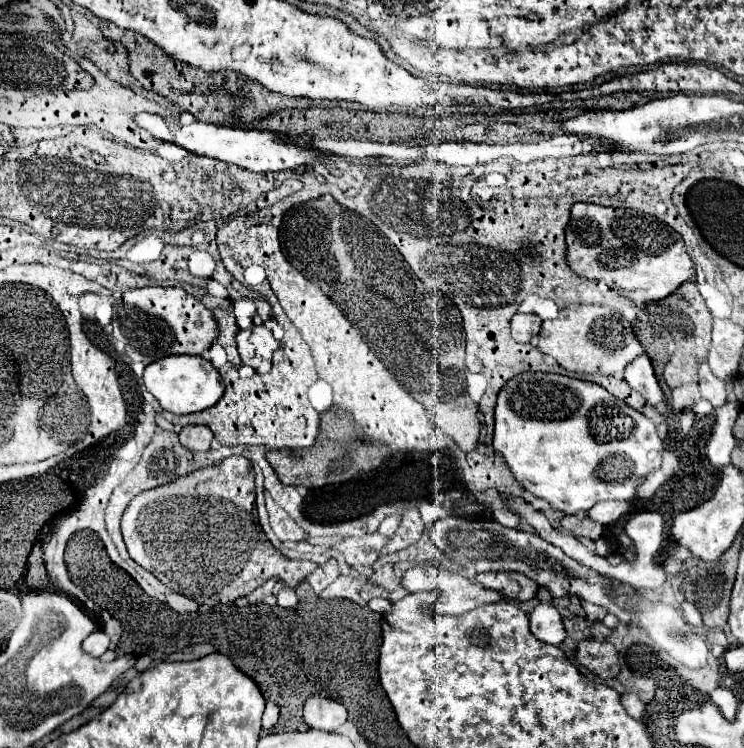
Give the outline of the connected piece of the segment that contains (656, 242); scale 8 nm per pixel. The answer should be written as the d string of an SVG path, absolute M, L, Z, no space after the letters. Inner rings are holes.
M575 203L565 233L569 267L581 277L605 281L637 305L671 295L695 275L695 265L685 251L683 237L667 223L635 209Z

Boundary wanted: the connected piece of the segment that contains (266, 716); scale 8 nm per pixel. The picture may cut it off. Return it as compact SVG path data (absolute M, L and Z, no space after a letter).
M267 703L267 709L263 713L263 729L269 731L279 719L279 707L275 707L275 703Z

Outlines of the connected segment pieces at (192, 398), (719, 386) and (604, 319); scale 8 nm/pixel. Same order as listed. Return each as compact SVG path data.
M169 355L159 361L153 361L145 367L143 379L147 391L159 401L159 405L175 415L187 415L209 409L223 397L225 391L225 383L219 371L207 359L191 355Z
M701 363L699 369L699 389L701 389L701 397L707 399L713 407L723 407L727 403L725 383L711 375L707 363Z
M599 305L565 307L553 321L543 321L537 347L551 355L563 369L577 373L623 373L627 363L641 355L645 349L637 341L631 323L619 317L615 311L607 311Z

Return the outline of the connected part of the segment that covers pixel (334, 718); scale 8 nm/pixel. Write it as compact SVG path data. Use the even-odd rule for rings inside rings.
M311 695L305 701L305 713L303 719L309 727L323 729L323 731L337 731L347 721L347 709L341 701L323 697L323 695Z

